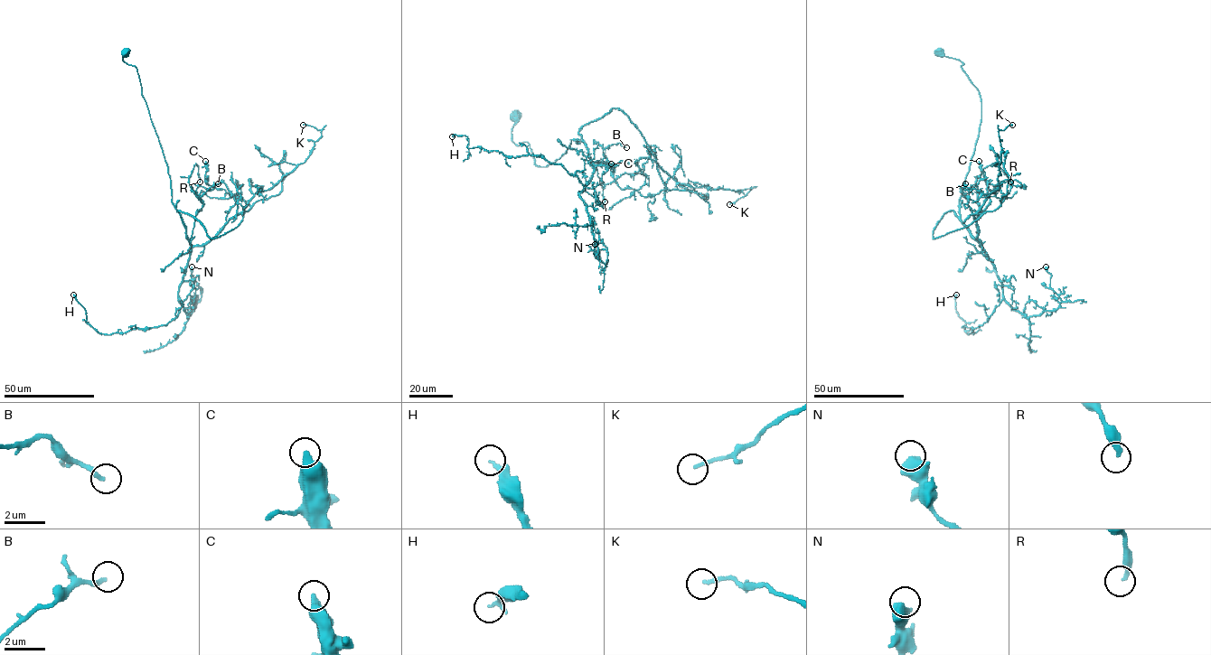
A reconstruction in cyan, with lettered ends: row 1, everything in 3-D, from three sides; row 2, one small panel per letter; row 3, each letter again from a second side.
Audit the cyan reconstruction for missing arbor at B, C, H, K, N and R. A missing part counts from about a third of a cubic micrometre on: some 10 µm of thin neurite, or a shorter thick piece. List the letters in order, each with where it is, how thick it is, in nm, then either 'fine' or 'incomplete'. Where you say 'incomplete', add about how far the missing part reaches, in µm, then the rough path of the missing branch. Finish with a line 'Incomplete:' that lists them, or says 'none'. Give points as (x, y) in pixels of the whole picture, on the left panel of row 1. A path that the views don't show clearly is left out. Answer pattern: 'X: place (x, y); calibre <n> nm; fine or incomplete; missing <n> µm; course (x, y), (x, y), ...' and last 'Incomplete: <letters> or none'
B: place (218, 183); calibre 240 nm; fine
C: place (205, 161); calibre 550 nm; fine
H: place (73, 294); calibre 280 nm; fine
K: place (303, 125); calibre 180 nm; fine
N: place (192, 266); calibre 650 nm; fine
R: place (200, 182); calibre 280 nm; fine
Incomplete: none

